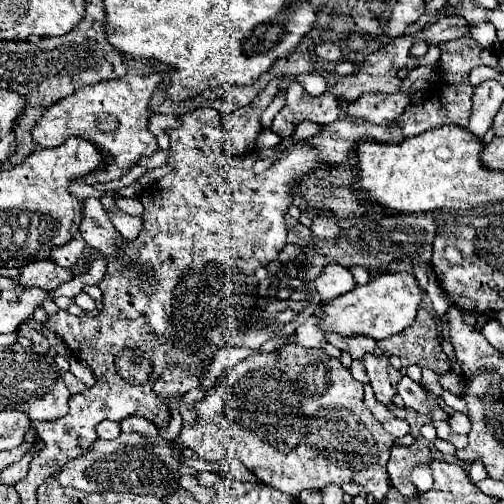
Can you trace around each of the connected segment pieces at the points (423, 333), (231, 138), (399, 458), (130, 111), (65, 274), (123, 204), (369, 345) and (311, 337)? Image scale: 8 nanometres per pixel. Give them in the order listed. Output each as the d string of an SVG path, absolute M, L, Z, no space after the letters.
M418 311L416 321L406 327L402 333L388 337L378 343L384 353L392 353L392 349L402 359L402 367L418 365L418 367L430 367L436 373L448 371L448 357L442 351L436 321L428 311Z
M272 79L264 91L246 107L240 107L232 111L230 115L222 117L222 125L226 131L226 141L224 141L224 153L226 155L246 155L254 149L254 141L258 133L262 131L260 125L260 115L266 111L266 107L272 103L272 99L278 93L278 79Z
M416 441L410 447L394 445L390 459L388 459L388 475L392 479L394 489L404 497L414 497L416 487L412 487L412 481L408 479L408 471L412 471L414 463L418 461L430 461L430 447L426 443Z
M150 73L144 77L126 75L96 85L84 85L74 95L54 103L32 131L32 137L42 147L58 147L72 135L88 139L102 153L108 153L108 171L104 171L104 175L92 175L92 179L80 181L88 185L94 185L96 181L114 181L128 173L128 169L134 167L142 157L150 157L158 151L156 137L148 129L148 119L154 115L150 109L150 99L162 83L162 77L162 73Z
M42 259L42 261L30 263L20 271L20 277L18 277L22 287L42 287L48 291L60 287L70 279L74 279L72 269L60 267L54 259Z
M128 197L116 199L116 205L118 205L118 209L122 209L122 211L126 211L130 215L142 215L144 213L142 211L144 207L142 207L142 203L138 199L128 199Z
M352 335L352 337L340 337L338 341L330 339L332 345L336 345L340 351L348 351L352 355L352 359L362 359L364 353L374 351L376 341L368 339L366 335Z
M312 315L304 325L300 325L296 329L296 343L306 345L306 347L324 347L326 339L324 339L324 331L320 327L320 317Z

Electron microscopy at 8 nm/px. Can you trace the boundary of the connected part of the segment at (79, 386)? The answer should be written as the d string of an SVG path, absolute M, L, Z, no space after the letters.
M62 371L62 381L70 393L82 393L86 389L86 385L82 381L78 381L70 371Z

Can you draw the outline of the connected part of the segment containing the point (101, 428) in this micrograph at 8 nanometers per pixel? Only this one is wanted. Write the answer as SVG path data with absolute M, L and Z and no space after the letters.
M102 421L98 427L96 427L96 433L100 439L116 439L120 435L120 423L114 423L114 421Z

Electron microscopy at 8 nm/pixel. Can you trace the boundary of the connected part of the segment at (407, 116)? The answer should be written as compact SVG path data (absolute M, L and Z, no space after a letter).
M460 37L454 41L446 41L440 45L442 49L442 63L444 63L444 75L442 75L442 83L440 87L422 101L422 105L410 105L408 111L404 111L404 115L398 119L404 131L404 137L414 137L420 135L428 129L440 127L440 125L460 125L460 127L468 127L468 117L470 117L470 97L472 97L472 85L468 81L468 73L470 69L478 67L478 65L492 65L492 69L498 67L498 59L492 51L482 49L474 39L470 37Z

